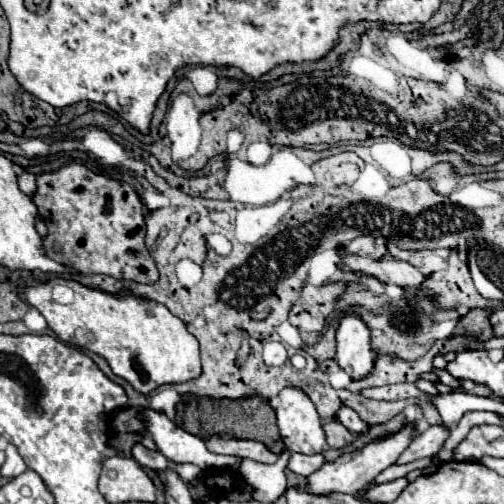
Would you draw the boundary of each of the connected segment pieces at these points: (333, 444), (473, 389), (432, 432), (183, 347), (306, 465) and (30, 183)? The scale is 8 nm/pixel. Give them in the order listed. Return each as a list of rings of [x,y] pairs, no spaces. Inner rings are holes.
[[[328,420],[324,422],[324,430],[326,430],[326,438],[328,438],[328,446],[334,450],[344,448],[346,444],[354,442],[354,436],[338,422],[338,420]]]
[[[464,380],[462,386],[464,386],[464,390],[466,390],[468,394],[474,394],[474,396],[492,396],[492,390],[490,390],[488,386],[484,386],[484,384],[476,384],[476,382]]]
[[[430,426],[428,430],[424,430],[422,434],[418,434],[410,442],[410,446],[396,460],[396,464],[408,464],[408,462],[414,462],[418,458],[434,456],[442,448],[448,434],[450,434],[450,430],[446,426]]]
[[[62,278],[24,288],[22,298],[40,310],[40,314],[46,314],[48,326],[62,342],[102,356],[110,364],[112,372],[124,378],[140,394],[150,394],[162,384],[182,384],[202,374],[198,340],[184,328],[184,322],[172,316],[162,304],[132,296],[130,292],[108,294],[92,290],[74,280]],[[54,286],[70,288],[74,292],[74,300],[70,304],[56,302]]]
[[[292,454],[288,460],[288,470],[300,476],[310,476],[324,464],[324,456],[304,456],[304,454]]]
[[[22,174],[20,178],[18,178],[18,184],[20,184],[20,190],[26,194],[26,196],[34,196],[34,192],[36,192],[36,178],[32,176],[32,174]]]

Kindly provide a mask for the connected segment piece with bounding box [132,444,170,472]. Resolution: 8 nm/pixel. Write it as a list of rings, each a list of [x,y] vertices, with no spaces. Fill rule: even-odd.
[[[136,444],[134,450],[134,460],[142,466],[142,468],[150,468],[154,472],[164,472],[168,466],[170,466],[170,460],[166,456],[162,456],[160,452],[152,452],[152,450],[146,450],[142,444]]]

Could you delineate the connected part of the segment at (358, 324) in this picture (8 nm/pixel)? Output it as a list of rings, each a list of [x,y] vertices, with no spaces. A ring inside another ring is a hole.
[[[348,314],[340,320],[336,330],[338,366],[350,374],[352,380],[366,378],[374,368],[374,352],[370,348],[368,326],[356,314]]]

